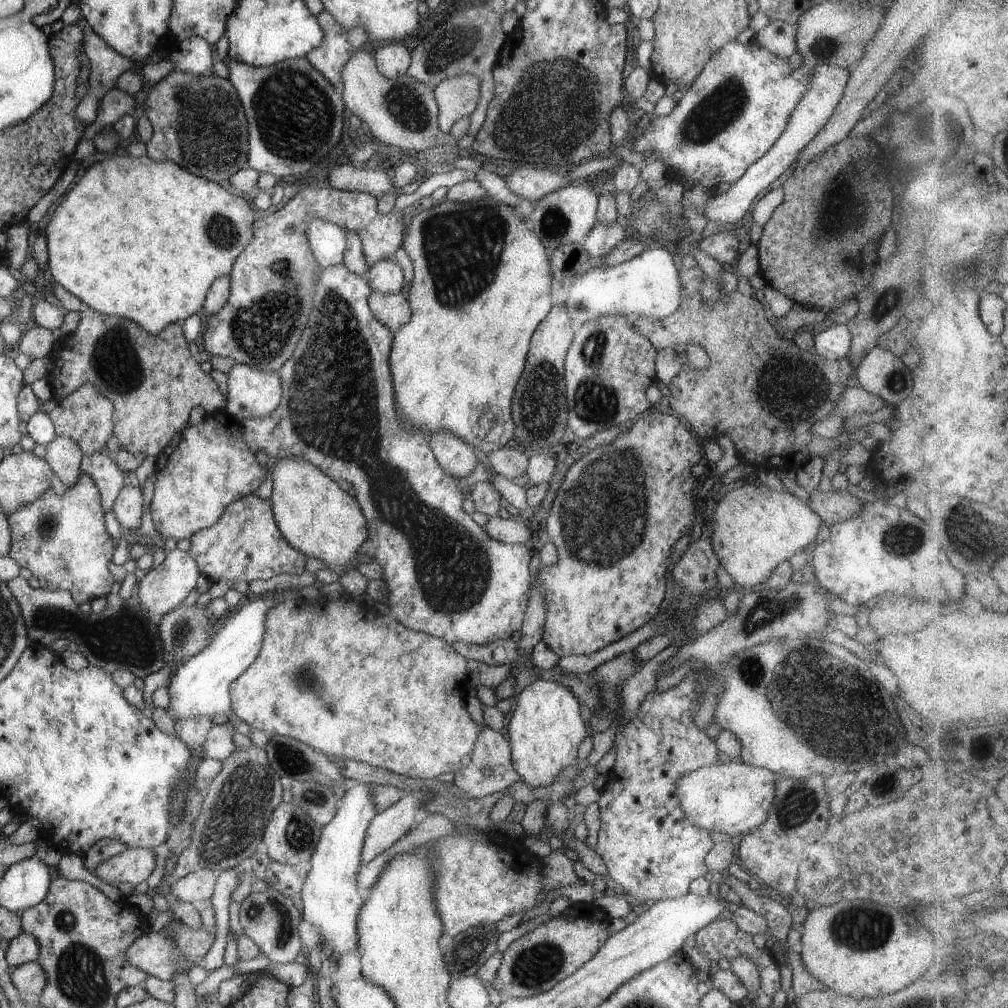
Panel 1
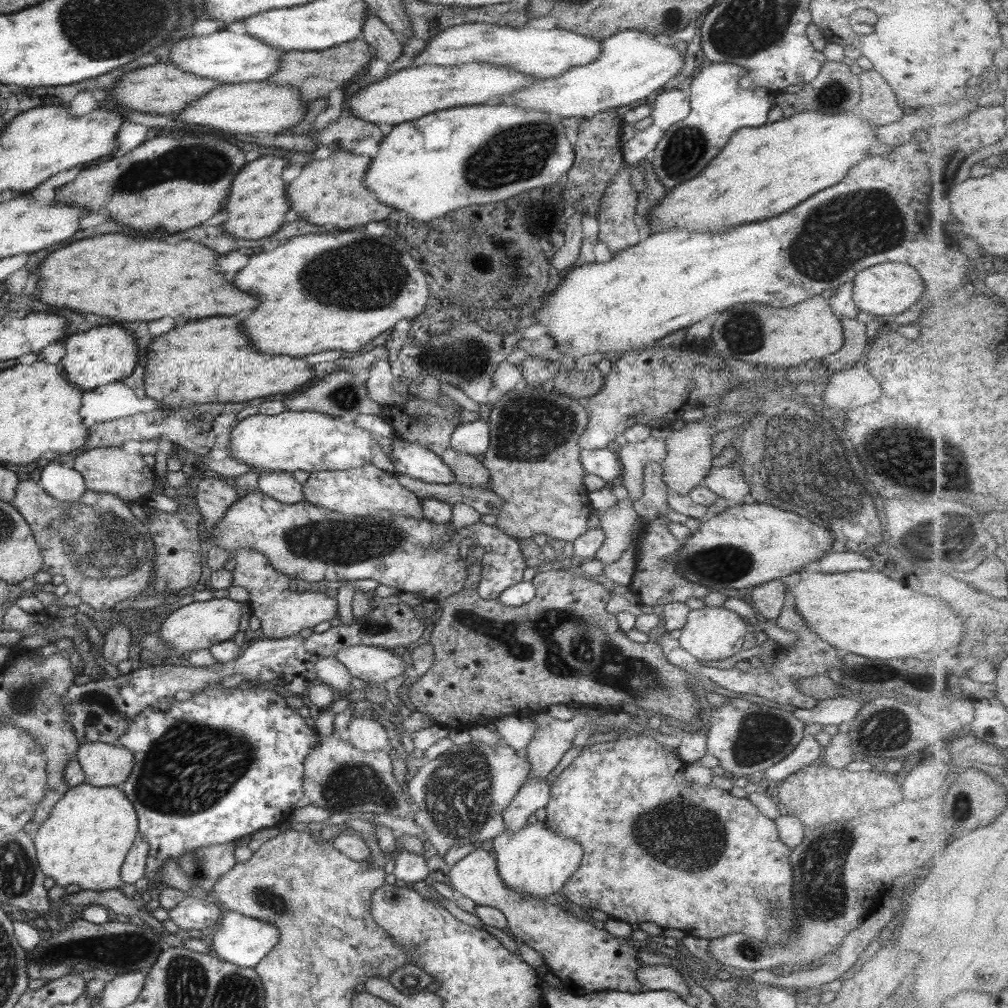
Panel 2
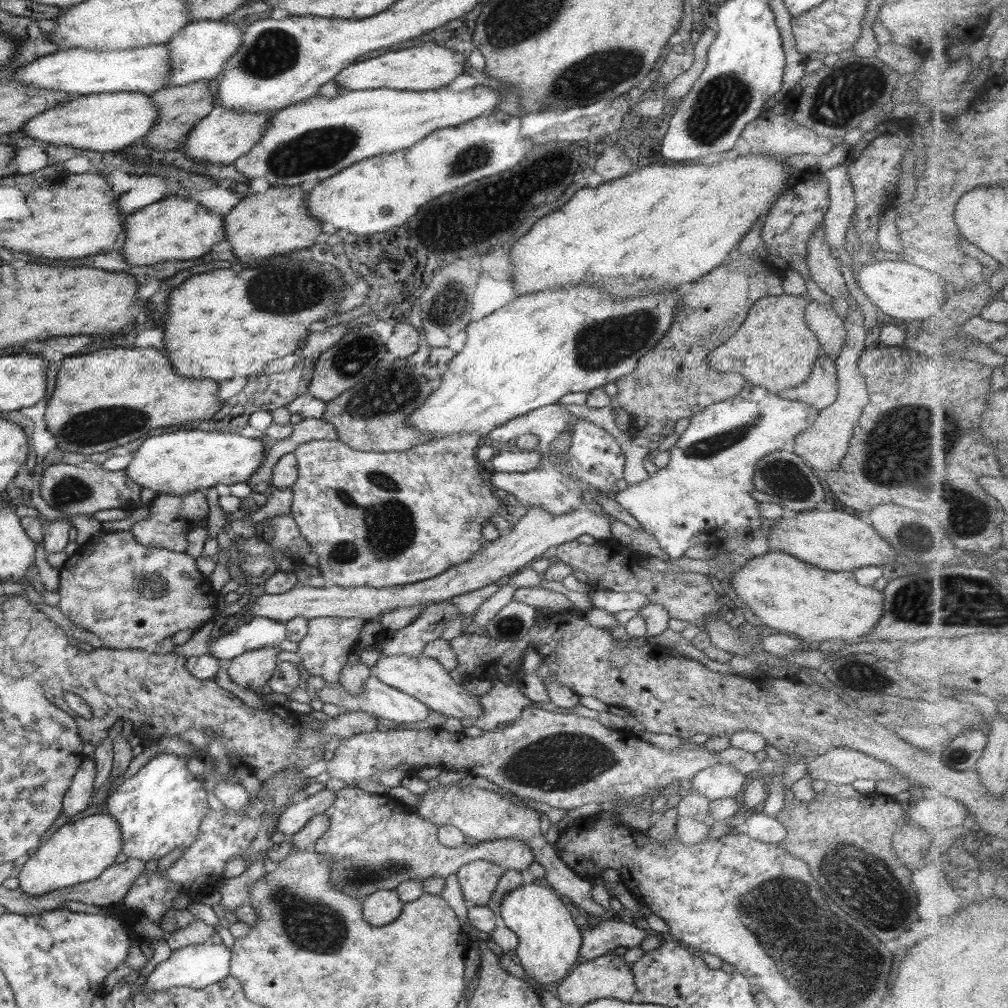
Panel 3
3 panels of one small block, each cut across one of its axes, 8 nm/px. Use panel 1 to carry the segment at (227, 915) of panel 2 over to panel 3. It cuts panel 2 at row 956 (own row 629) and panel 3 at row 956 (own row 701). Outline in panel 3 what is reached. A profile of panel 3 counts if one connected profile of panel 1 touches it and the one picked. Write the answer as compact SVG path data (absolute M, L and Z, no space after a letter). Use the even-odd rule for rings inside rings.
M195 944L171 951L166 960L159 962L148 974L143 991L163 991L171 987L203 989L229 975L230 950L223 944Z

